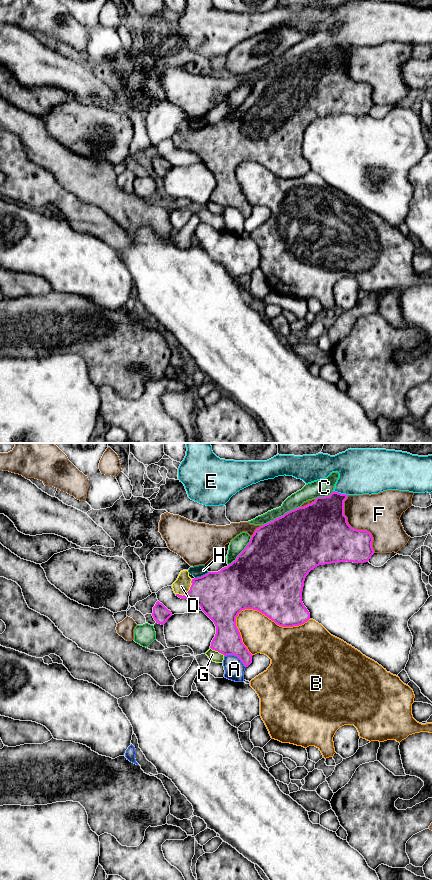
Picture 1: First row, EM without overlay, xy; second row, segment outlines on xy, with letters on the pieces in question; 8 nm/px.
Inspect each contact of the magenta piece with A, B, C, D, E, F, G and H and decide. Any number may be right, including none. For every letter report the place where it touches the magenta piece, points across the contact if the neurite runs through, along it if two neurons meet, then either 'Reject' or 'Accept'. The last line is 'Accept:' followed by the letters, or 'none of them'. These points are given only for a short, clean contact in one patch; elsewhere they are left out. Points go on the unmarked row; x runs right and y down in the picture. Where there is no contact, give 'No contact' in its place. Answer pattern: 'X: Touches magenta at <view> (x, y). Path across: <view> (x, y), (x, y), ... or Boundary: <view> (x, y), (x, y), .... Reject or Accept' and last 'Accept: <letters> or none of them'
A: Touches magenta at xy (236, 207). Reject
B: Touches magenta at xy (268, 169). Reject
C: Touches magenta at xy (281, 68). Reject
D: Touches magenta at xy (188, 143). Path across: xy (219, 146), (210, 143), (188, 143), (181, 138). Accept
E: Touches magenta at xy (340, 45). Boundary: xy (333, 42), (347, 47). Reject
F: Touches magenta at xy (355, 81). Reject
G: Touches magenta at xy (217, 202). Reject
H: Touches magenta at xy (201, 128). Boundary: xy (208, 124), (195, 130). Reject
Accept: D

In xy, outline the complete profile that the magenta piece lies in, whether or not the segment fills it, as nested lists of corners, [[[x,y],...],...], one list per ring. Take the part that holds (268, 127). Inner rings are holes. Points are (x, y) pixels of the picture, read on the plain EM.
[[[333,43],[329,48],[317,49],[314,54],[304,59],[293,61],[283,68],[270,73],[259,80],[251,88],[250,94],[237,108],[236,112],[218,124],[191,131],[188,122],[180,124],[172,136],[176,148],[195,154],[202,163],[214,174],[216,186],[210,200],[224,208],[237,208],[245,219],[252,215],[252,206],[243,196],[240,184],[236,178],[236,169],[245,161],[261,164],[277,177],[293,179],[304,176],[310,171],[310,165],[302,154],[302,143],[306,128],[319,117],[353,114],[368,114],[374,106],[373,89],[367,82],[352,80],[344,67],[344,53],[348,47]]]

